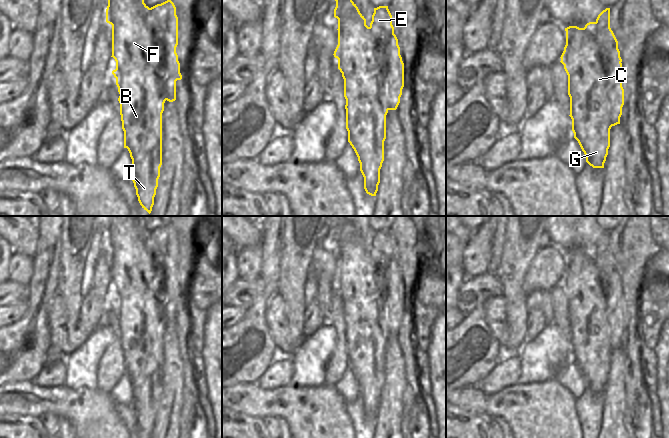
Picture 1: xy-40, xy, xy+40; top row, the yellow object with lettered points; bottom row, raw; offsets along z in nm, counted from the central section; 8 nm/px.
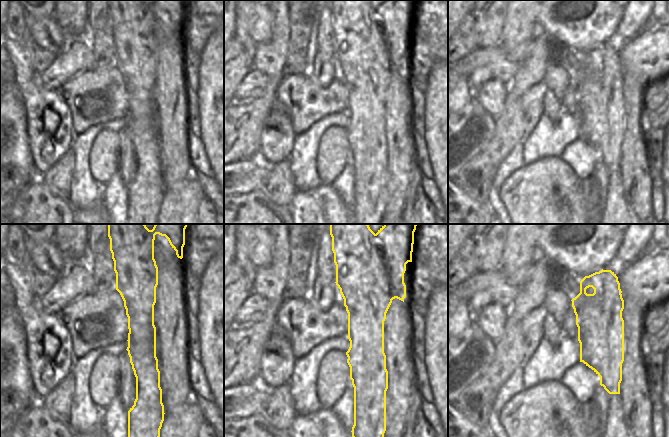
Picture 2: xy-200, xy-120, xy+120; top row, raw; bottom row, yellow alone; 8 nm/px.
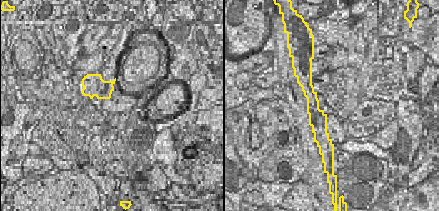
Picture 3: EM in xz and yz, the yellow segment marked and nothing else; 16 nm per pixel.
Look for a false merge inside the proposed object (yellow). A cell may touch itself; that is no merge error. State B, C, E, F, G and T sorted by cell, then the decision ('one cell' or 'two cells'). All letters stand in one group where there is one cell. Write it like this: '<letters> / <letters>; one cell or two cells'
B C F G T / E; two cells

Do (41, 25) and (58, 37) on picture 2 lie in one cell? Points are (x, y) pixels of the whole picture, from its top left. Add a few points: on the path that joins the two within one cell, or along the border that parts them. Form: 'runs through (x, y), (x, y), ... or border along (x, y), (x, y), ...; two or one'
runs through (45, 27), (54, 34); one

